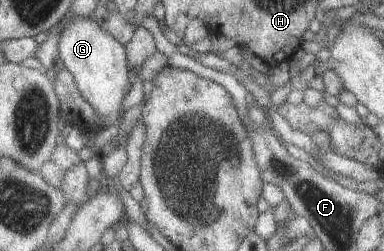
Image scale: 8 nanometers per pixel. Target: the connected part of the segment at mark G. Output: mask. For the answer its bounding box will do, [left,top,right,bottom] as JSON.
[56,17,132,128]

